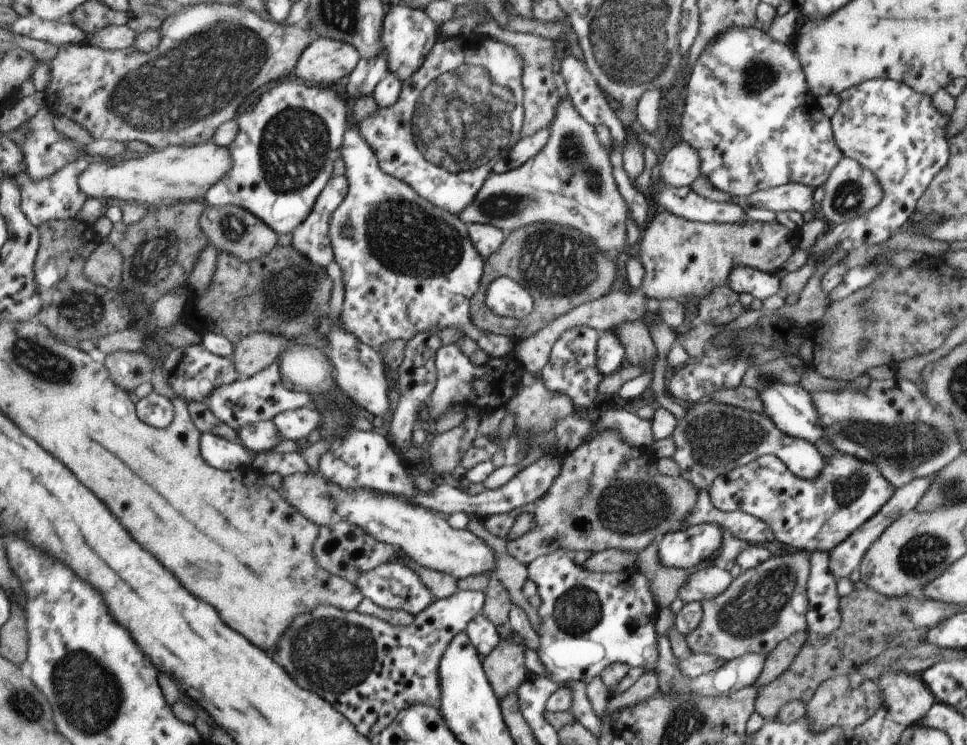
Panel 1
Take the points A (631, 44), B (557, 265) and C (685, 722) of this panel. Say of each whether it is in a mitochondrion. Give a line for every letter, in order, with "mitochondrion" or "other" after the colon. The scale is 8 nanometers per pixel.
A: mitochondrion
B: mitochondrion
C: mitochondrion

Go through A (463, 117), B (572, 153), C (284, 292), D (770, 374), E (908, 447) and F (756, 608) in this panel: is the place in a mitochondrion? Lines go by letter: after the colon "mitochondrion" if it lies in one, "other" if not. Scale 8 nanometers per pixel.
A: mitochondrion
B: mitochondrion
C: mitochondrion
D: mitochondrion
E: mitochondrion
F: mitochondrion

